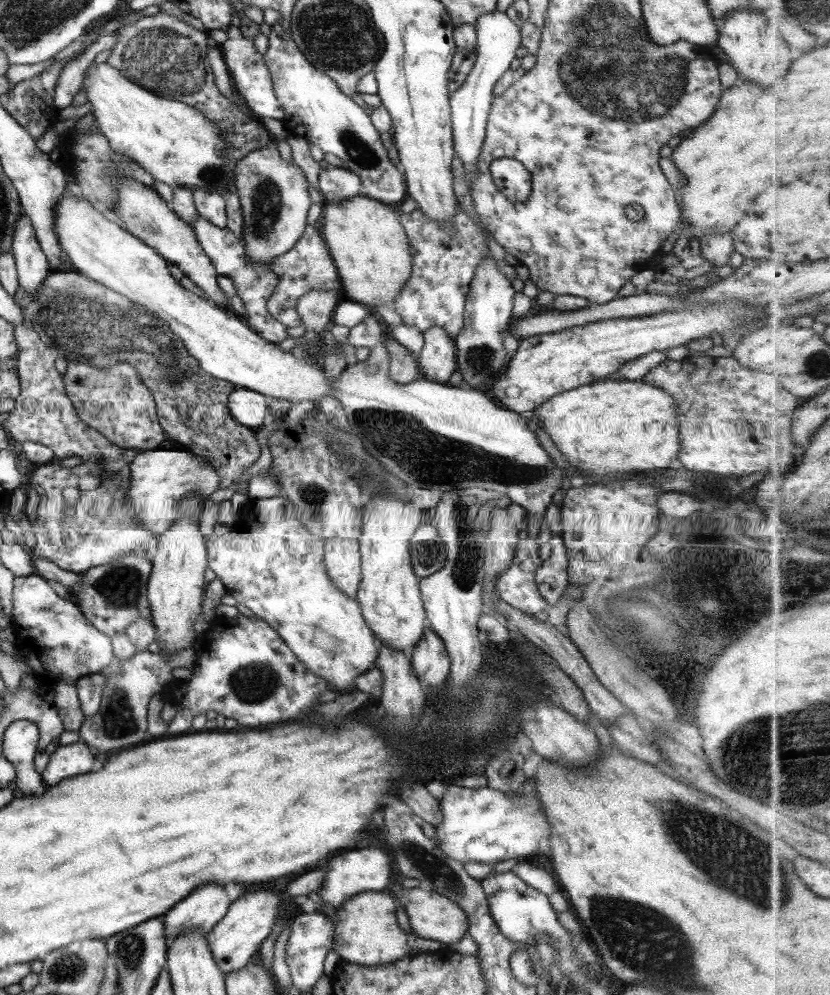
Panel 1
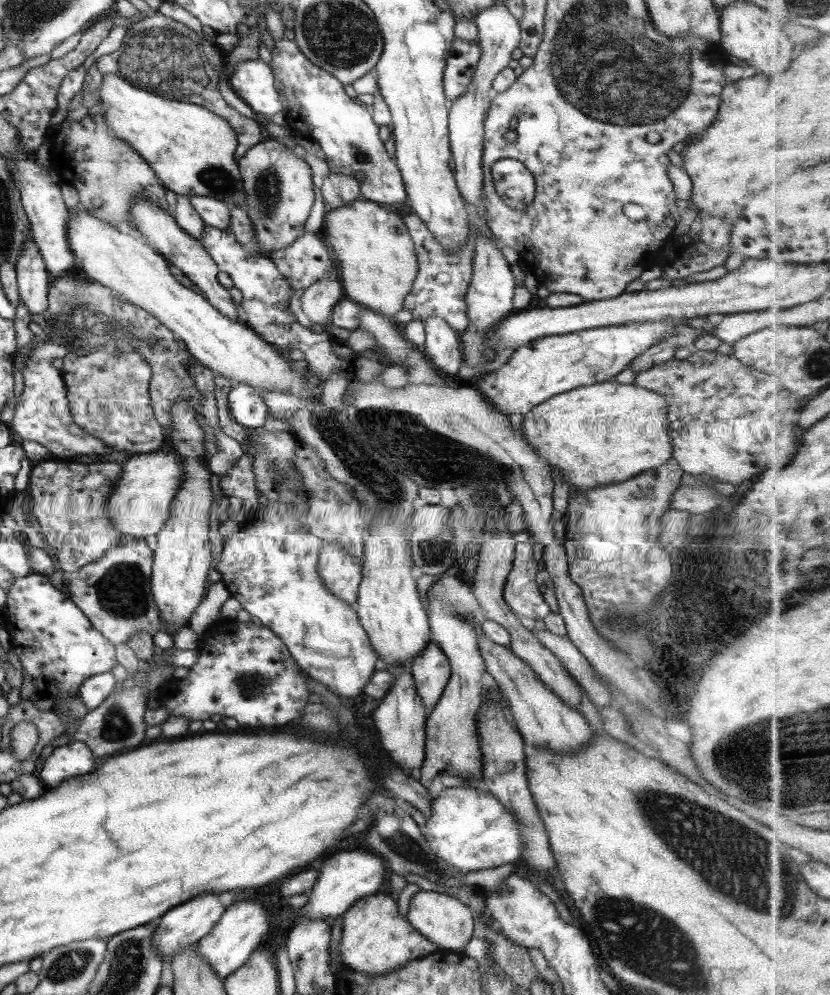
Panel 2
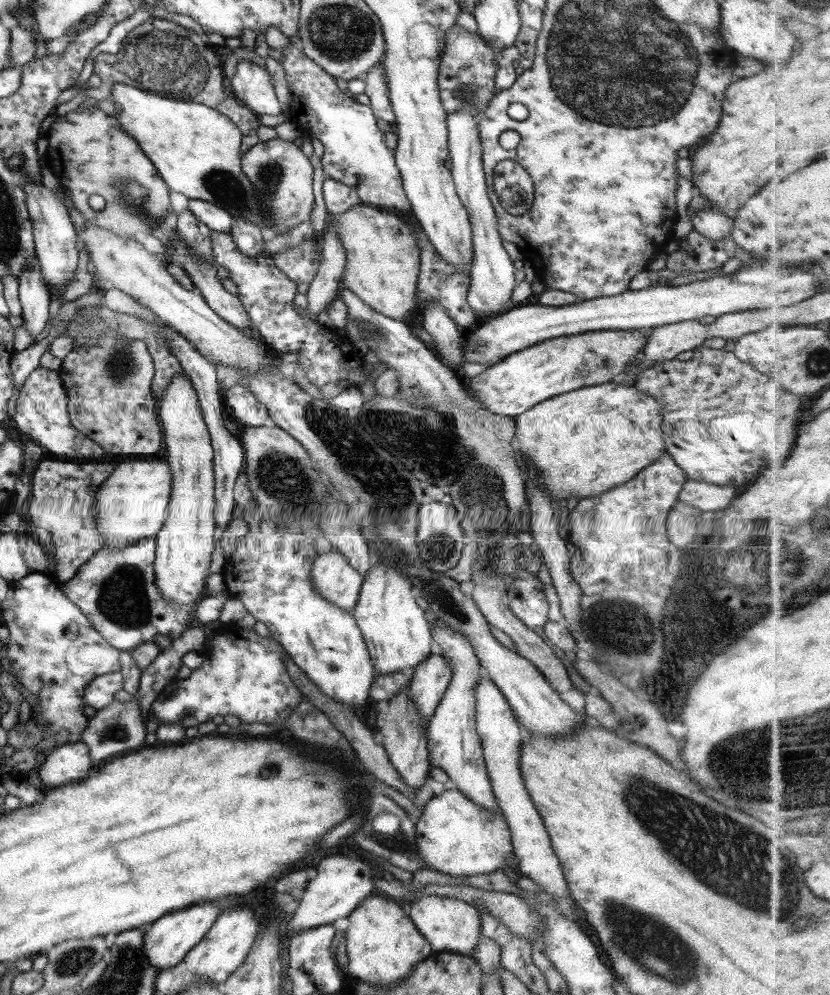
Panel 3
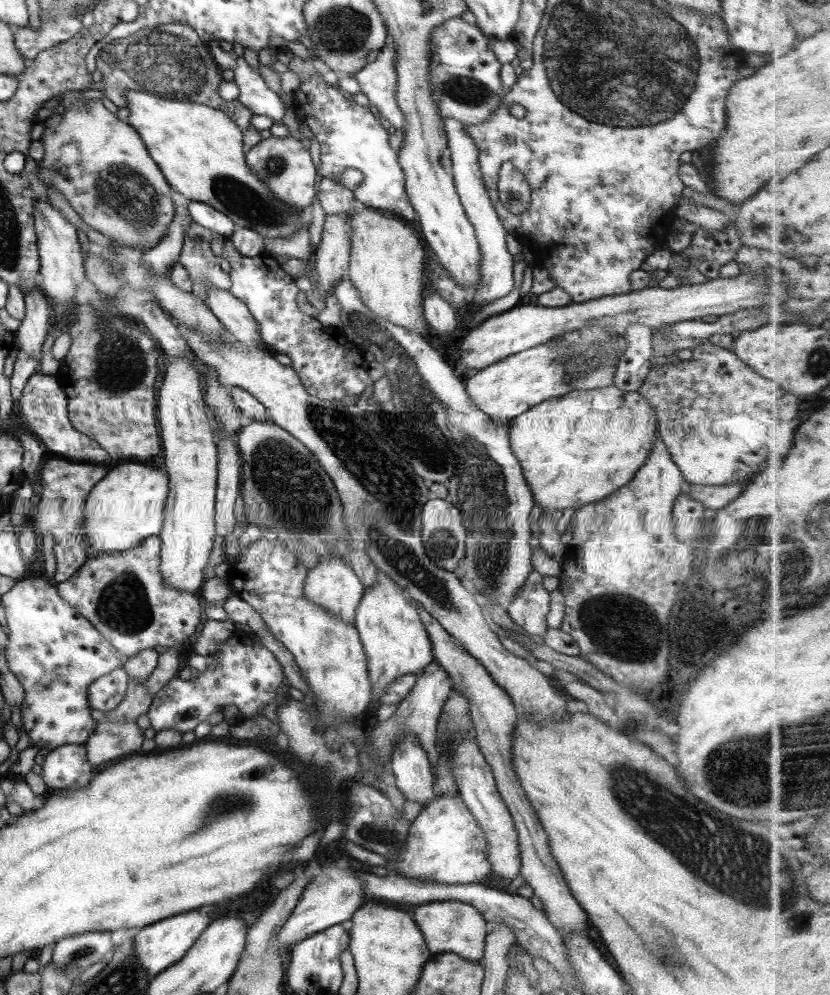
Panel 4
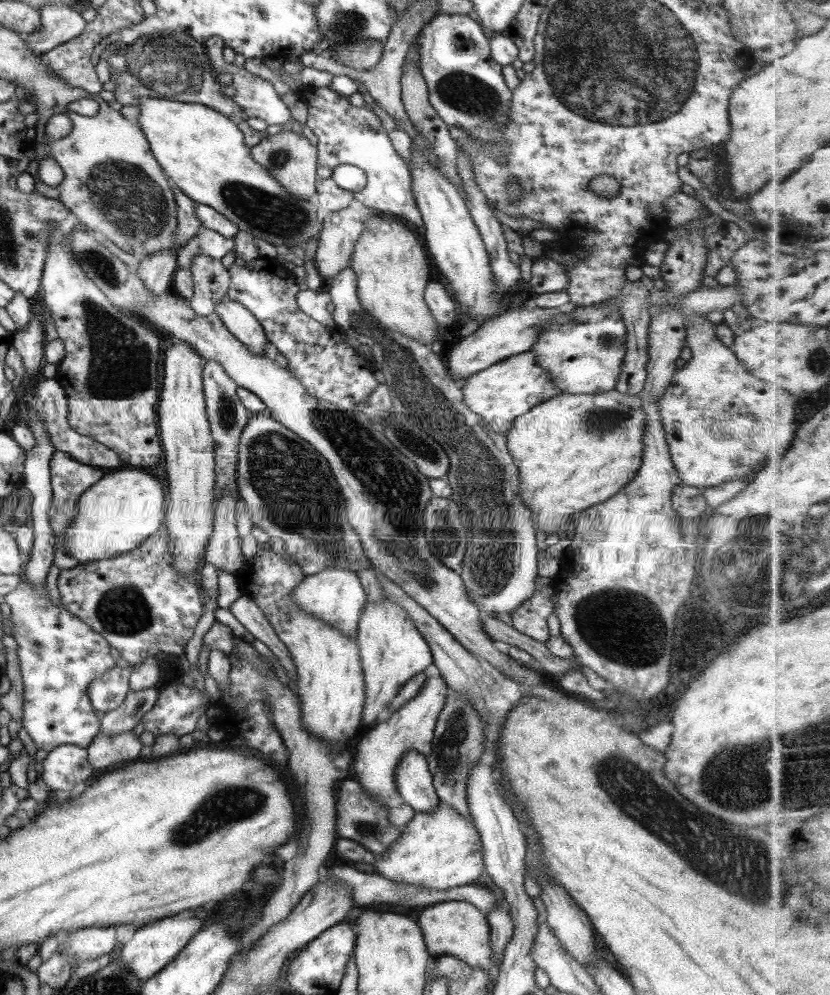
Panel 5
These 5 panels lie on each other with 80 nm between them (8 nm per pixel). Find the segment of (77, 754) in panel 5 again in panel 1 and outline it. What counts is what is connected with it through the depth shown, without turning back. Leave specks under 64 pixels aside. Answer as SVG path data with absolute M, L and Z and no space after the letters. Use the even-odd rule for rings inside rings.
M81 740L68 745L59 744L49 756L49 763L41 773L41 777L48 787L53 787L65 778L94 770L96 757L94 750Z

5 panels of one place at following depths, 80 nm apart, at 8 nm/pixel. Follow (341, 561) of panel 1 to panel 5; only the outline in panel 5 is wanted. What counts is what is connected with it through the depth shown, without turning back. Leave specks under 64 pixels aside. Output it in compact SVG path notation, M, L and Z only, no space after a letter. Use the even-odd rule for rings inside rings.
M326 568L313 575L305 575L303 581L292 593L292 600L307 613L312 613L351 637L357 633L360 615L363 606L367 603L367 597L357 573L342 570L342 568Z

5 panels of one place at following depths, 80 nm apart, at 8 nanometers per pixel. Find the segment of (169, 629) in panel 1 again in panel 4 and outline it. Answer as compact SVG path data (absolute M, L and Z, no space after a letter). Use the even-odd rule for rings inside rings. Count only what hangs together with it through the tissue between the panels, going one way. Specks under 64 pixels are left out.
M176 358L171 359L171 363L167 367L165 376L162 382L160 391L157 392L157 424L159 425L161 445L164 449L164 460L165 467L167 471L167 476L169 478L169 493L165 508L165 520L160 532L160 541L161 541L161 550L160 550L160 571L162 573L165 582L174 587L174 590L178 593L194 592L200 593L203 585L205 584L206 578L206 567L208 567L208 562L210 561L210 556L212 555L213 544L215 537L217 536L215 530L215 494L217 491L217 464L218 464L218 447L215 443L215 436L213 432L211 417L208 415L208 408L205 402L204 393L201 390L201 380L199 379L198 371L193 367L193 364L186 360L185 358Z

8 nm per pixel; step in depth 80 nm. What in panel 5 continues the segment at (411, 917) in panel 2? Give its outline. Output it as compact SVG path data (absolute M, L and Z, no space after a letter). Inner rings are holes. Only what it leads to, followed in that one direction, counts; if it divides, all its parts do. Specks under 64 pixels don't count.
M450 901L426 907L418 916L425 943L432 956L450 955L466 962L468 966L478 967L483 971L491 965L491 928L486 916L469 902Z

